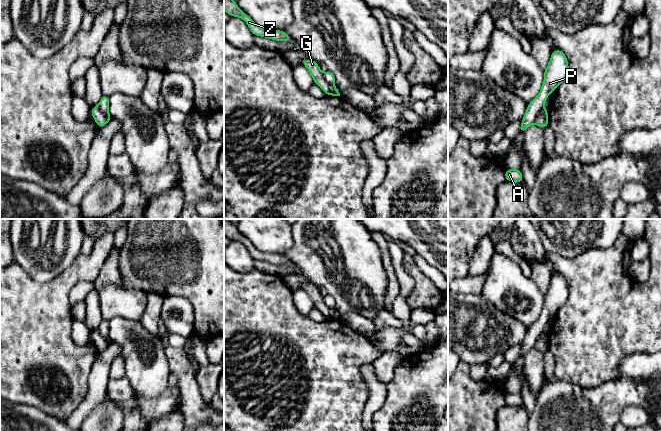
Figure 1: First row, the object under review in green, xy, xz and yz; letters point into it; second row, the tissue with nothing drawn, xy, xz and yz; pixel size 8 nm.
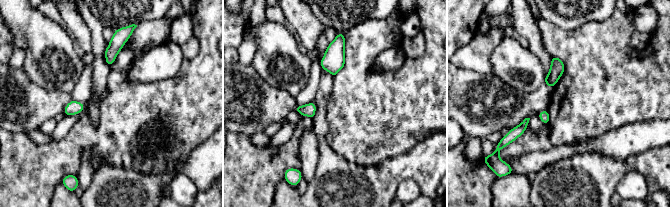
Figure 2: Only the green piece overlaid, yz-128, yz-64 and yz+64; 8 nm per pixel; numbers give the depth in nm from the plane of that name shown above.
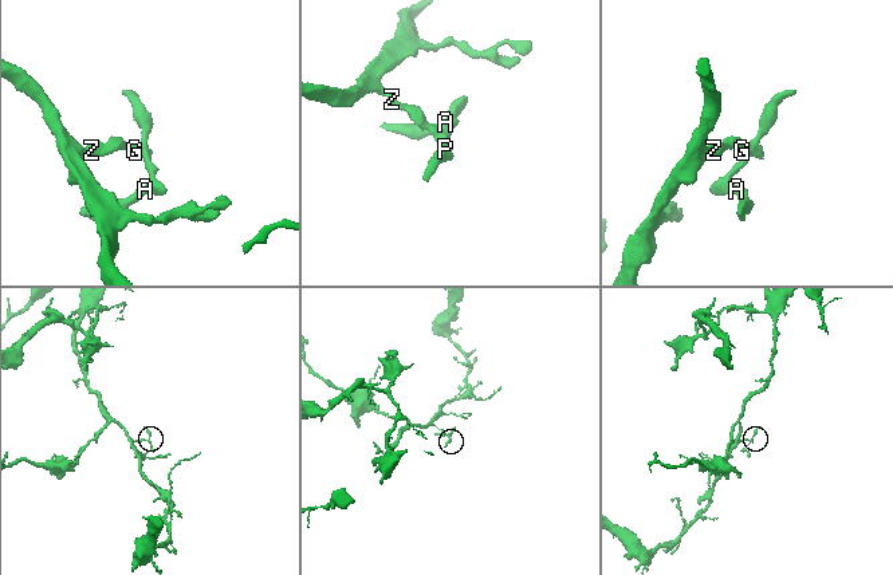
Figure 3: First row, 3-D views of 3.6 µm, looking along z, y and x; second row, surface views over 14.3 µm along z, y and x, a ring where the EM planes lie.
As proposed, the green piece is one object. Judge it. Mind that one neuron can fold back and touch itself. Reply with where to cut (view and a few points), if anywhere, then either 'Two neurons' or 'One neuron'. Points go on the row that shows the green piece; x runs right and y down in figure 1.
Split along xz (322, 73), (322, 77), (328, 83), (333, 84). Two neurons

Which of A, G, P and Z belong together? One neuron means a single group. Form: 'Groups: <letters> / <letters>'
Groups: A P / G Z

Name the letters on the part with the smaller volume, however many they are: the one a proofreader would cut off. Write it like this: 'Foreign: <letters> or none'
Foreign: A, P

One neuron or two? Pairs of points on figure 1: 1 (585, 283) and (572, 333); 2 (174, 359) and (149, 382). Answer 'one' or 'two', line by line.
1: one
2: two

